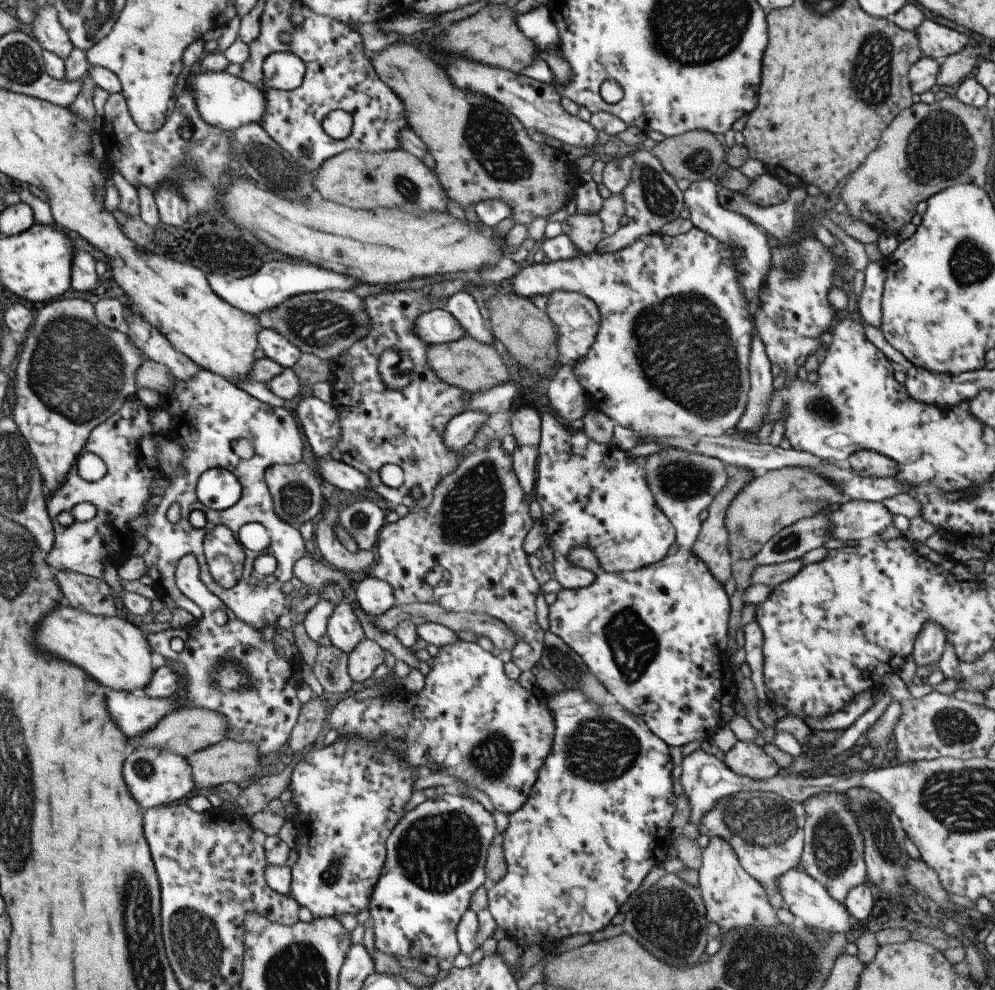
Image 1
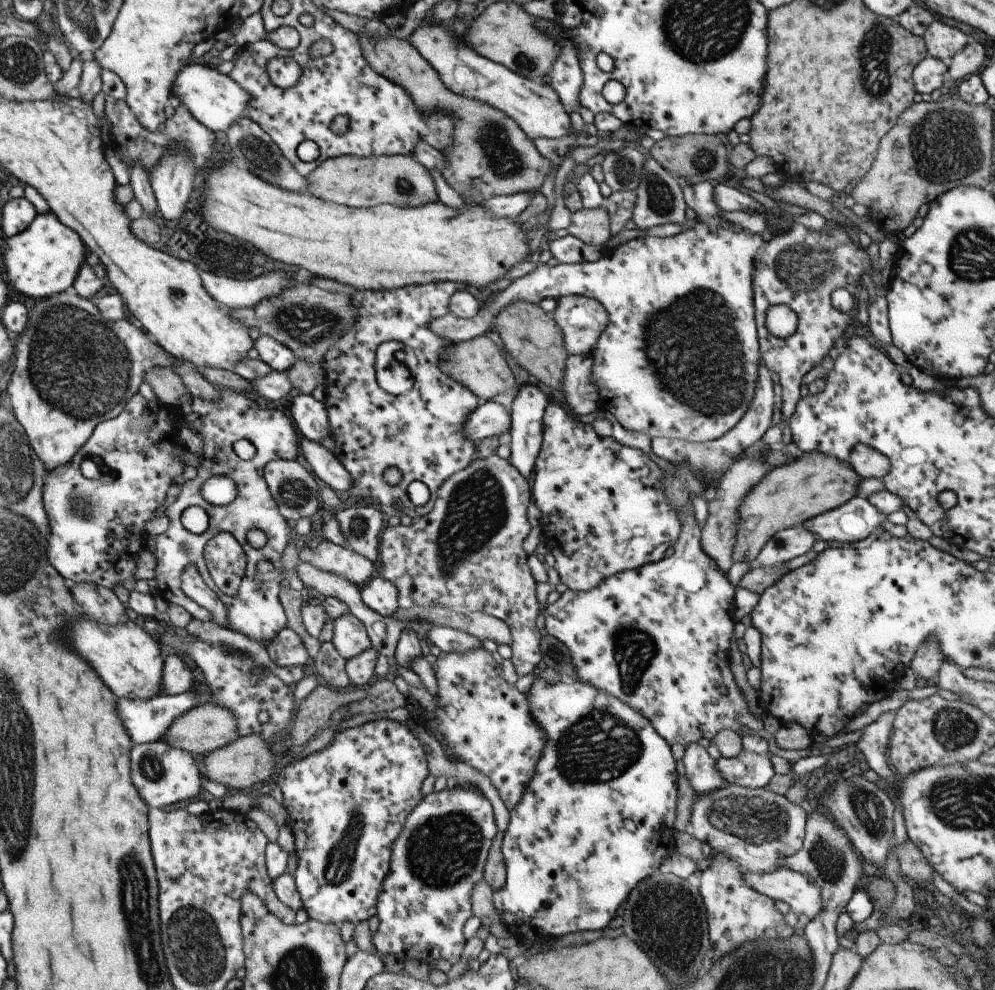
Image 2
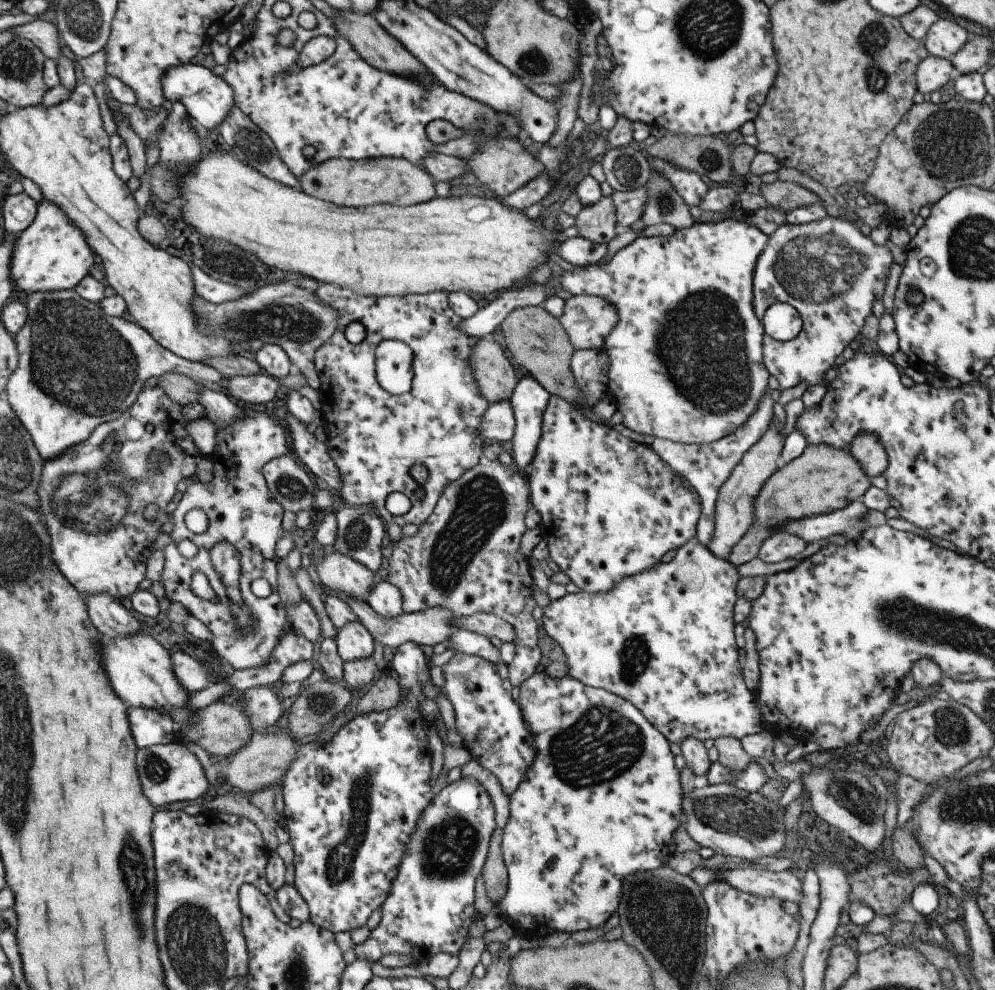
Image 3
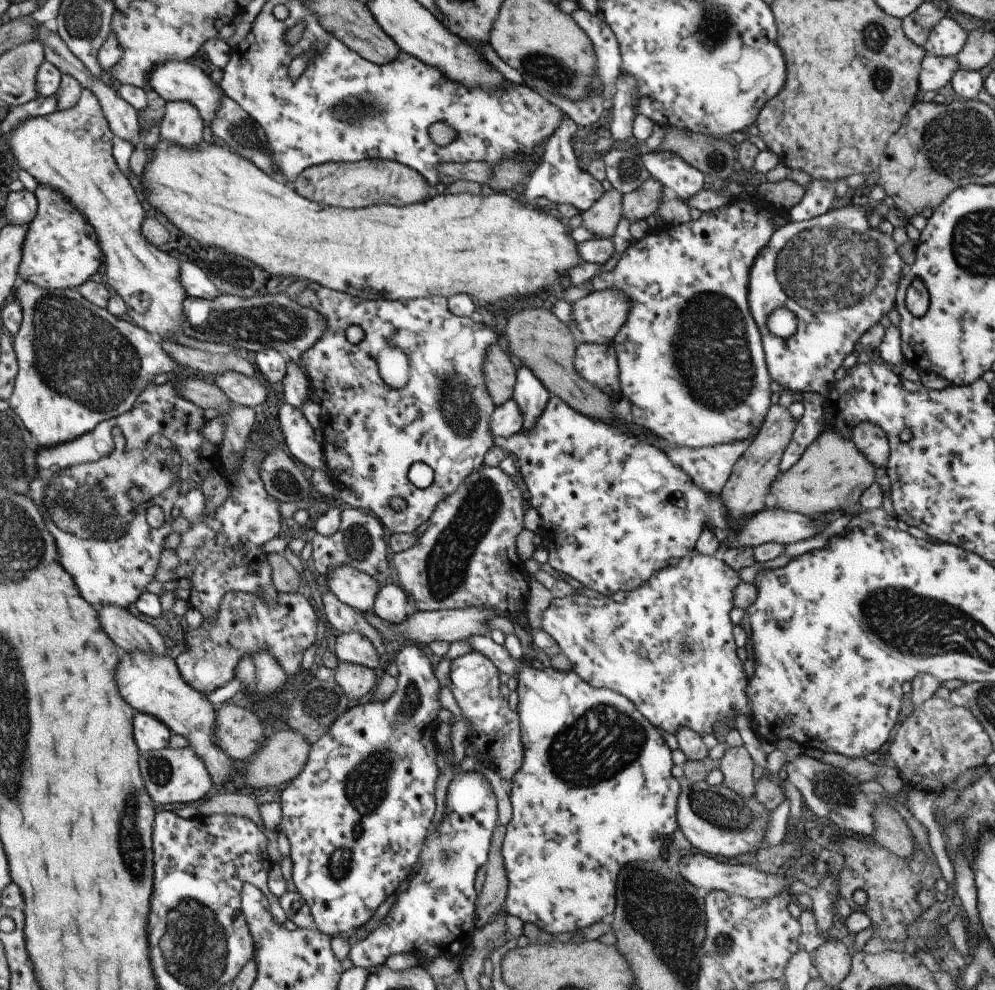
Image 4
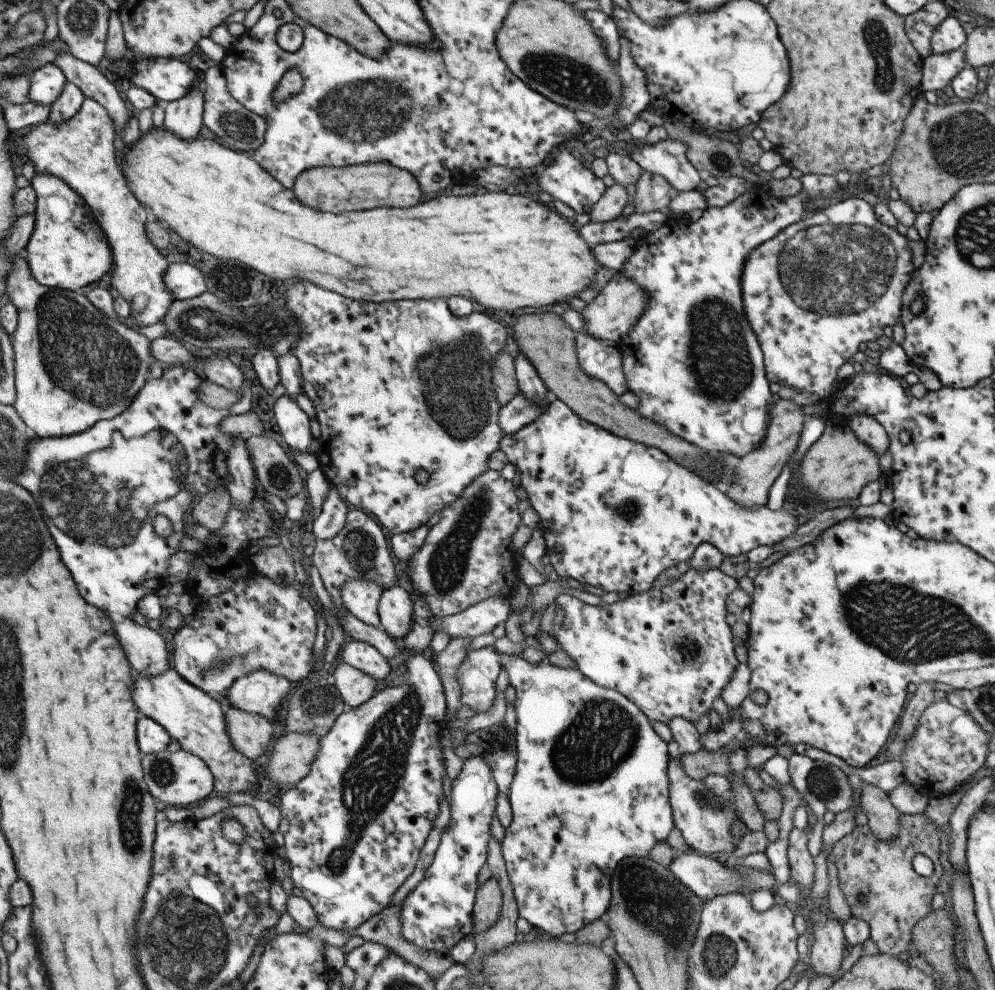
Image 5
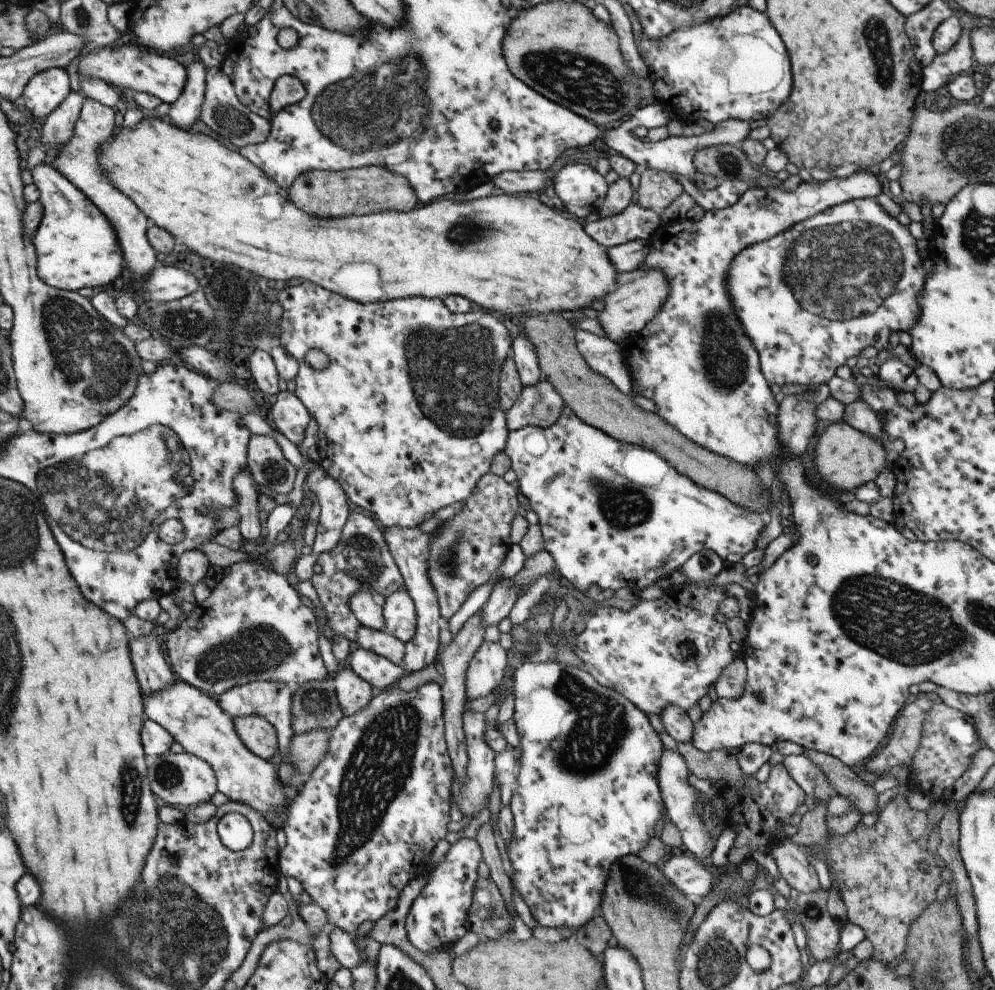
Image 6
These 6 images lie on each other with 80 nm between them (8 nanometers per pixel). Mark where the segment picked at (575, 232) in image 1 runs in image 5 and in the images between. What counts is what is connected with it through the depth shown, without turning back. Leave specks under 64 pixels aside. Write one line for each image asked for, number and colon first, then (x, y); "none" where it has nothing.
2: (592, 226)
3: (596, 222)
4: (601, 219)
5: (611, 202)

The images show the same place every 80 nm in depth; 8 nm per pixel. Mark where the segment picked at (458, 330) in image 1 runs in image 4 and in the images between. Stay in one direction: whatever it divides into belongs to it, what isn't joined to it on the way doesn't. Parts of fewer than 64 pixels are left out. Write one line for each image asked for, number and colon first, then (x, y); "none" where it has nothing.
2: (679, 357)
3: (685, 299)
4: (697, 386)

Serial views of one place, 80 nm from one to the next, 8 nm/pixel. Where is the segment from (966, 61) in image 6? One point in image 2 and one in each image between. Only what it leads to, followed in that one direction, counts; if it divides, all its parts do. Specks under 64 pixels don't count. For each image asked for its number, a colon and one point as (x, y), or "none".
2: (928, 74)
3: (931, 73)
4: (935, 71)
5: (937, 69)

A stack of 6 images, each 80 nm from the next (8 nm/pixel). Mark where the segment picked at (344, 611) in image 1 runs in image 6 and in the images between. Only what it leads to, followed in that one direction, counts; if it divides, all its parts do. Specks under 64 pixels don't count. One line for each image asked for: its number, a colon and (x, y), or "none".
2: (349, 638)
3: (353, 642)
4: (353, 648)
5: (361, 656)
6: (380, 673)

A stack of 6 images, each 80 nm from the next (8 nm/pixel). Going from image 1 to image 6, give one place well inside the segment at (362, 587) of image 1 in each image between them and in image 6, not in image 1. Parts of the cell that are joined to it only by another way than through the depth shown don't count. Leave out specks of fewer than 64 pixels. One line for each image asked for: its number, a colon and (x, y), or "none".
2: (379, 595)
3: (385, 599)
4: (390, 603)
5: (394, 609)
6: (398, 612)

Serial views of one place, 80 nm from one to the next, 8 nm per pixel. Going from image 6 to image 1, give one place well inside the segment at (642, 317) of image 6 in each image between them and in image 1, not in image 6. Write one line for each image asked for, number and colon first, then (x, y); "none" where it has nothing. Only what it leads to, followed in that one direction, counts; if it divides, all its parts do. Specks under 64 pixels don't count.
1: (576, 318)
2: (581, 320)
3: (587, 319)
4: (596, 318)
5: (620, 302)

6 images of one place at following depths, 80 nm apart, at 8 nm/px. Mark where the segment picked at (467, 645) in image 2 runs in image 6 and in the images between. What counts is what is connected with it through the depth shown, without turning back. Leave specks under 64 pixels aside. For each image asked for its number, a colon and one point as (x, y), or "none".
3: (463, 641)
4: (596, 789)
5: (589, 789)
6: (585, 794)

